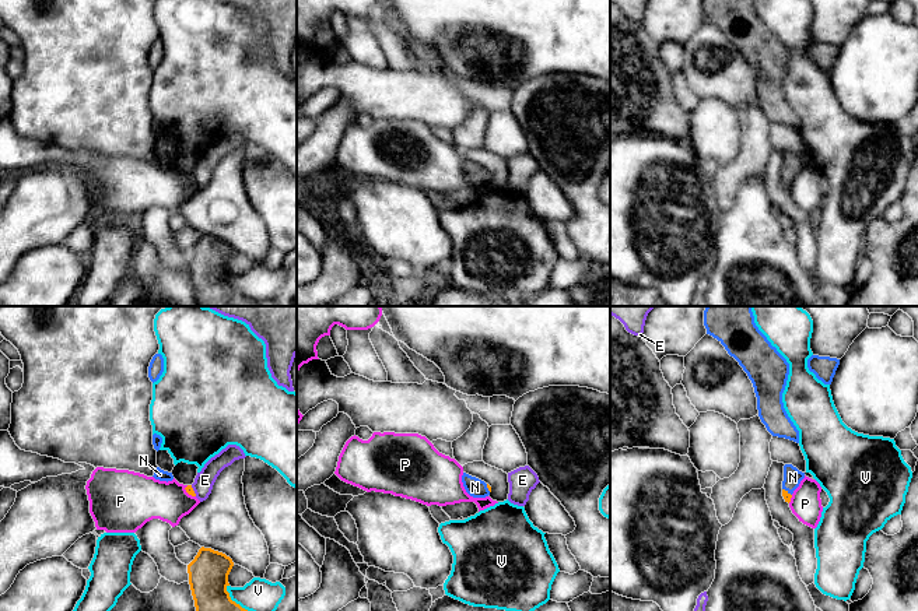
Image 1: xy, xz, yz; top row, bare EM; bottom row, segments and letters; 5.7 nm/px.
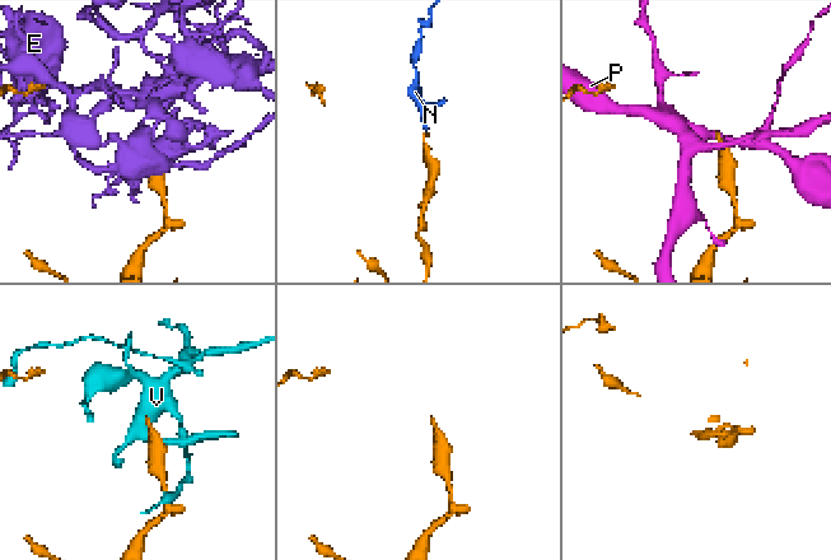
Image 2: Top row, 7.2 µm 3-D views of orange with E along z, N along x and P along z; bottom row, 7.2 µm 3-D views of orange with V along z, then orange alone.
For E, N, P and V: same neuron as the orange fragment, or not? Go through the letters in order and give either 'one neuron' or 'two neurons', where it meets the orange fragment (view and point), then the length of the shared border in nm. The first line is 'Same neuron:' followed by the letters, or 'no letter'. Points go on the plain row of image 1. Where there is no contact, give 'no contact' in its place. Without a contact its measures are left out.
Same neuron: N
E: two neurons | xy (193, 178) | 70 nm
N: one neuron | yz (787, 178) | 70 nm
P: two neurons | xy (188, 179) | 90 nm
V: two neurons | xy (238, 291) | 260 nm

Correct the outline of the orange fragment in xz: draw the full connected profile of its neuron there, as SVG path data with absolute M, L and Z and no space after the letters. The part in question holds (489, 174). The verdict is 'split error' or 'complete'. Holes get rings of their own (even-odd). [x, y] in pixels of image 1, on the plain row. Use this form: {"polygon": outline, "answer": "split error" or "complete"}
{"polygon": "M466 159L462 162L462 169L466 179L473 185L486 185L491 179L491 173L488 171Z", "answer": "split error"}

